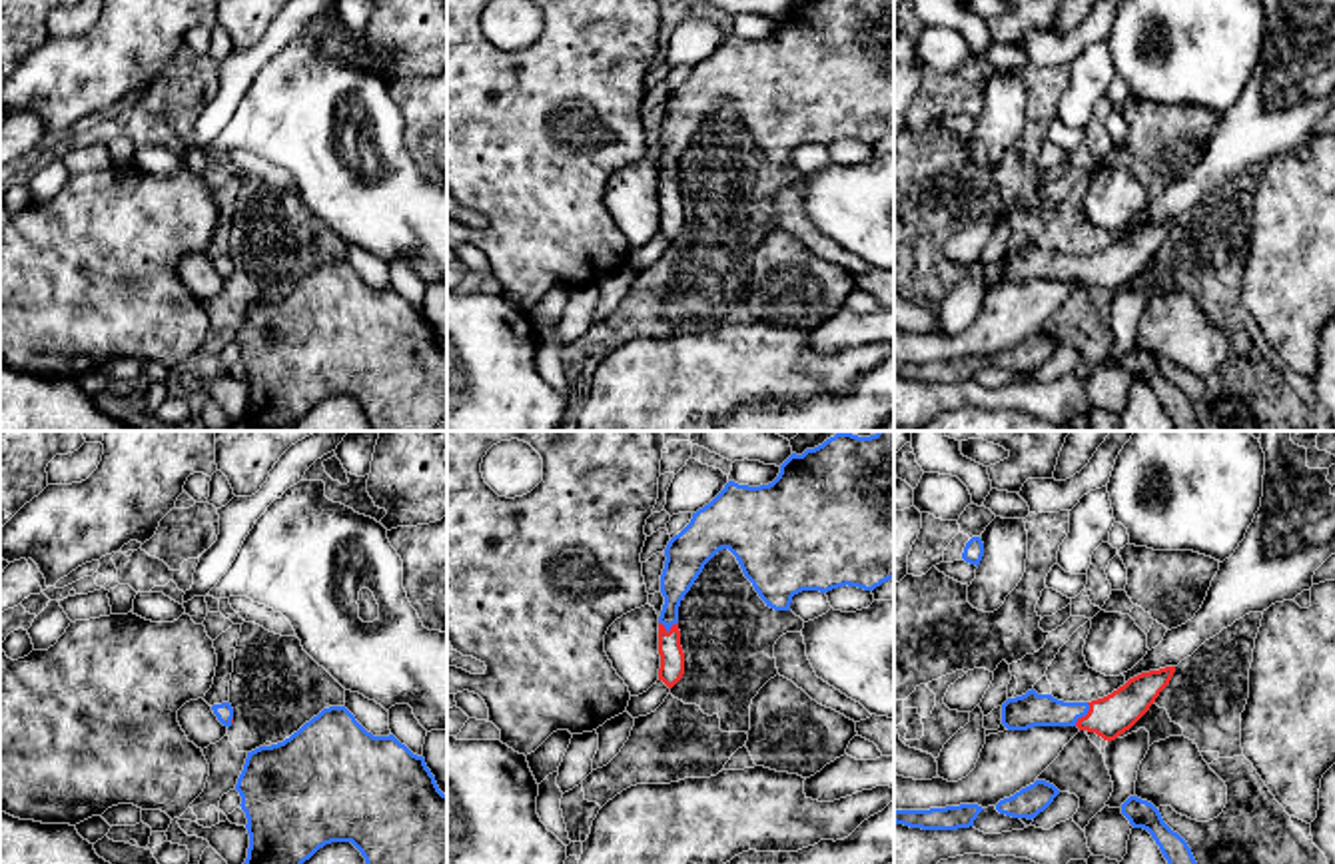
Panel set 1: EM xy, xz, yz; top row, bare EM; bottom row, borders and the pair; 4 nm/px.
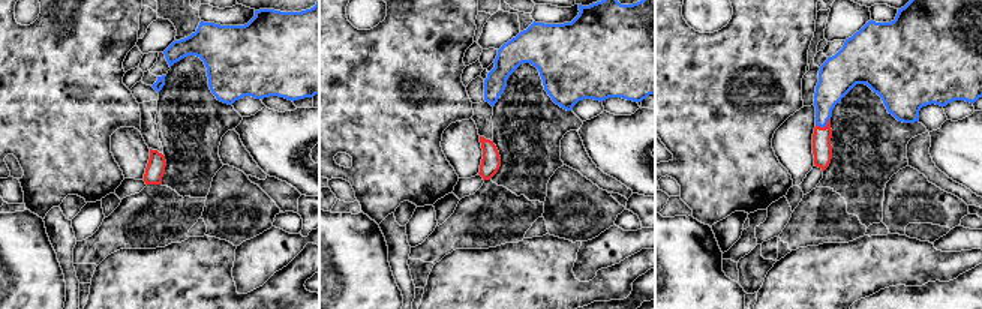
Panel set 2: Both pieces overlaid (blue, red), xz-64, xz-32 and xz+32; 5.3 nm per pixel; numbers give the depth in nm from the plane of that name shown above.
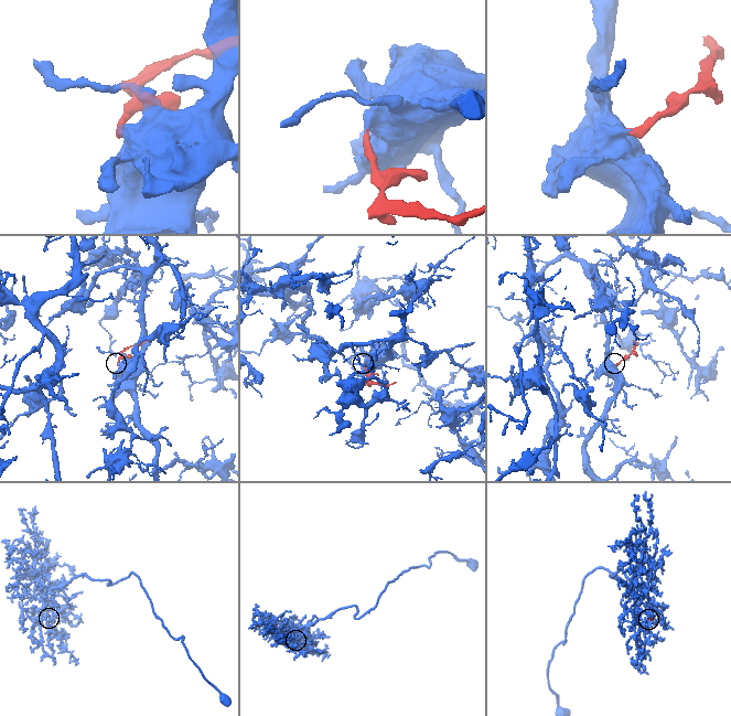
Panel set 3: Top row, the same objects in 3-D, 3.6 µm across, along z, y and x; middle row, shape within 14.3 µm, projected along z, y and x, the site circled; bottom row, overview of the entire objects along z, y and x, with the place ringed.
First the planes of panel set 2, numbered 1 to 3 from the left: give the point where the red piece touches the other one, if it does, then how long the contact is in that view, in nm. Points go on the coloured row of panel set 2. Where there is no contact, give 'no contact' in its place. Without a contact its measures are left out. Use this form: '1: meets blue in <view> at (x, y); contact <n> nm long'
1: no contact
2: no contact
3: meets blue in xz+32 at (823, 126); contact 90 nm long

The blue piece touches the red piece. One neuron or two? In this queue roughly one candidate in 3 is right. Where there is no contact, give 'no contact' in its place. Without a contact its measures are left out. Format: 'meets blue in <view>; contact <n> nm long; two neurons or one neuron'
meets blue in yz; contact 110 nm long; one neuron

